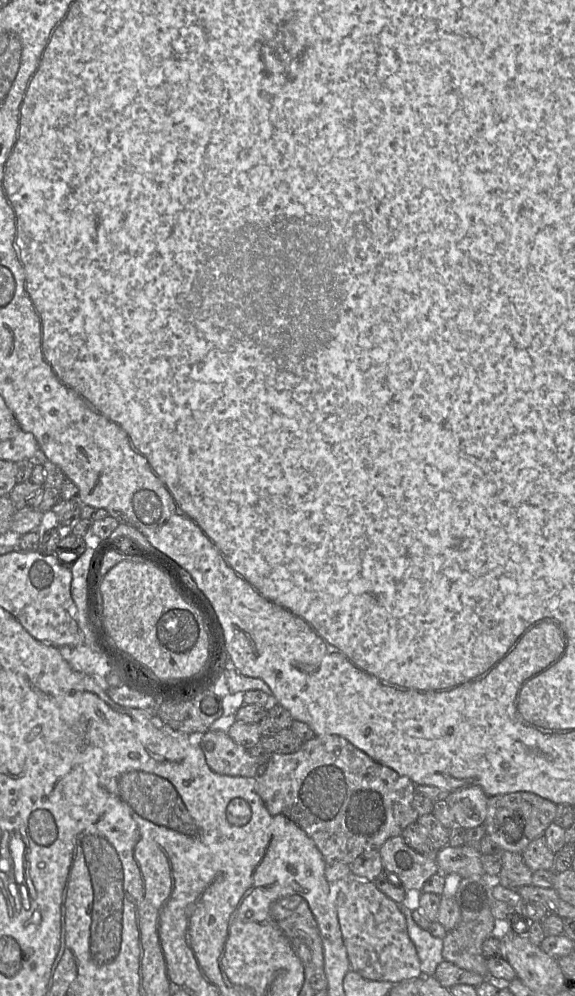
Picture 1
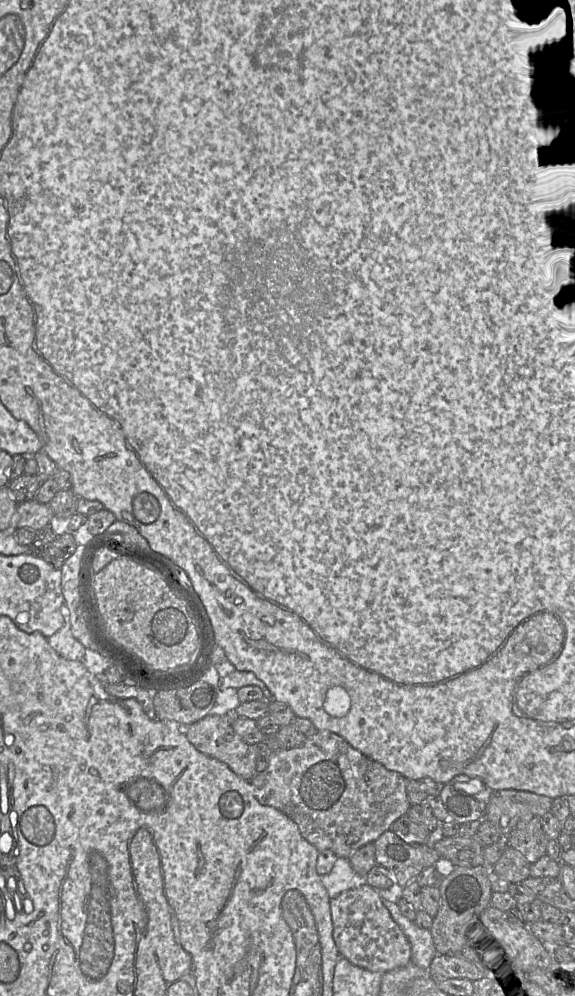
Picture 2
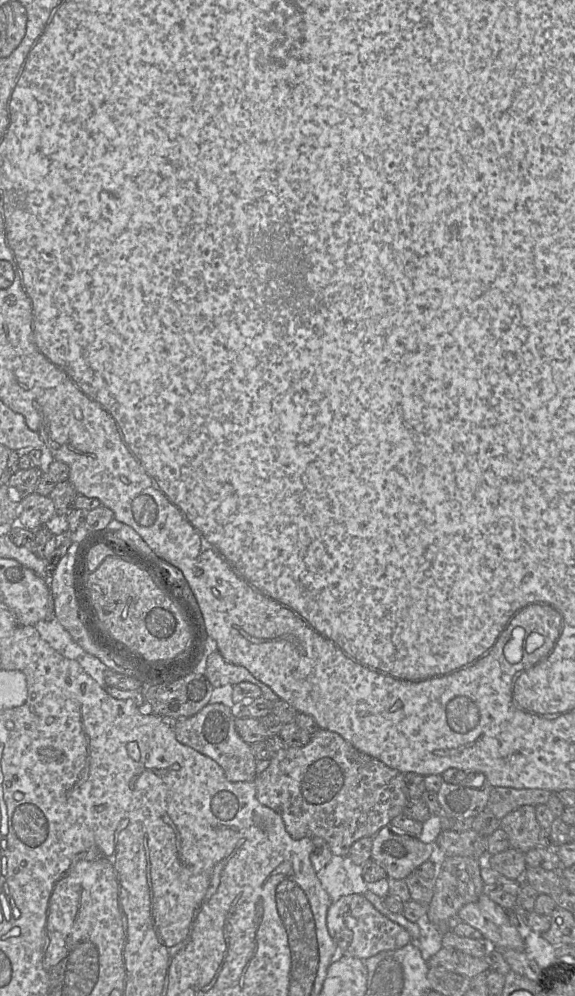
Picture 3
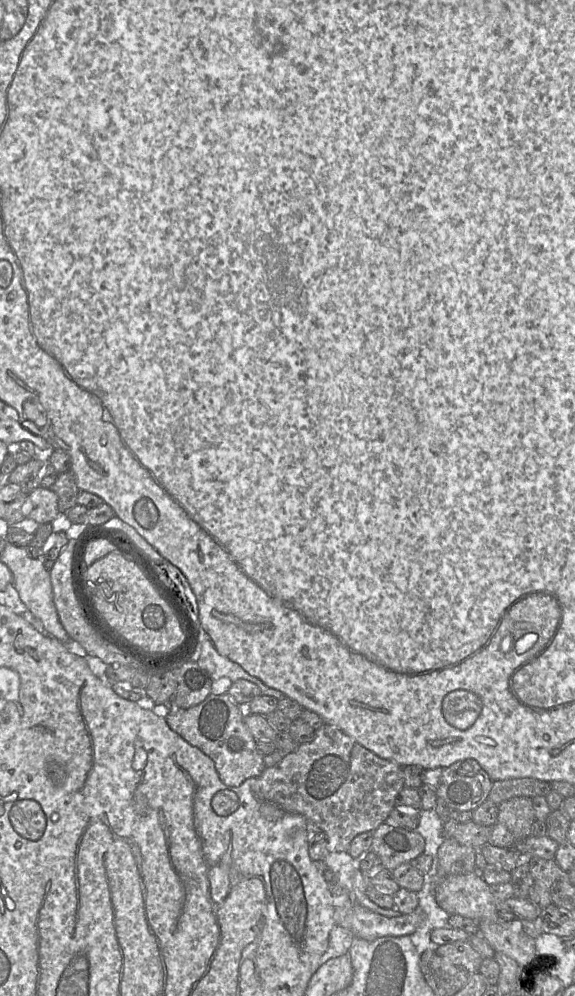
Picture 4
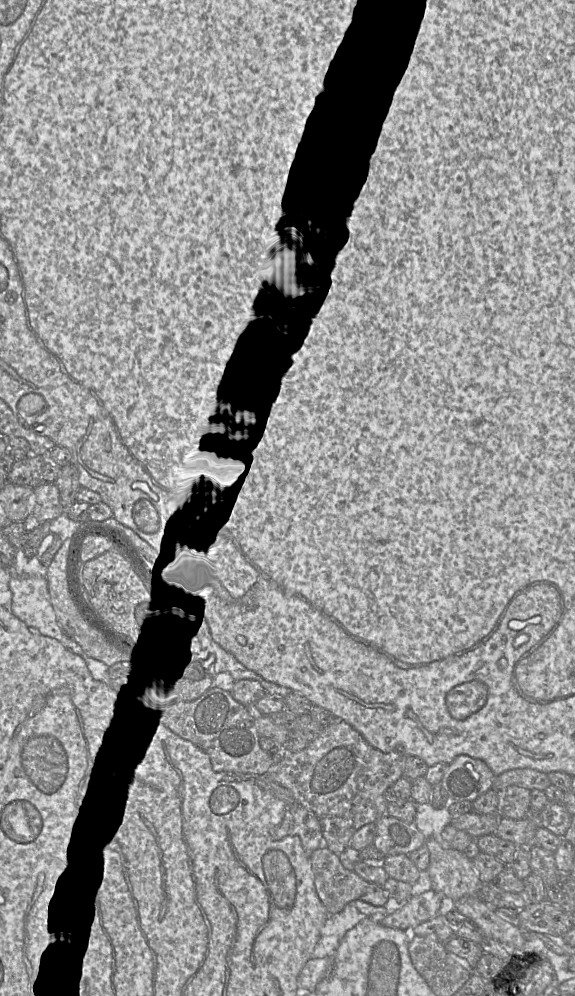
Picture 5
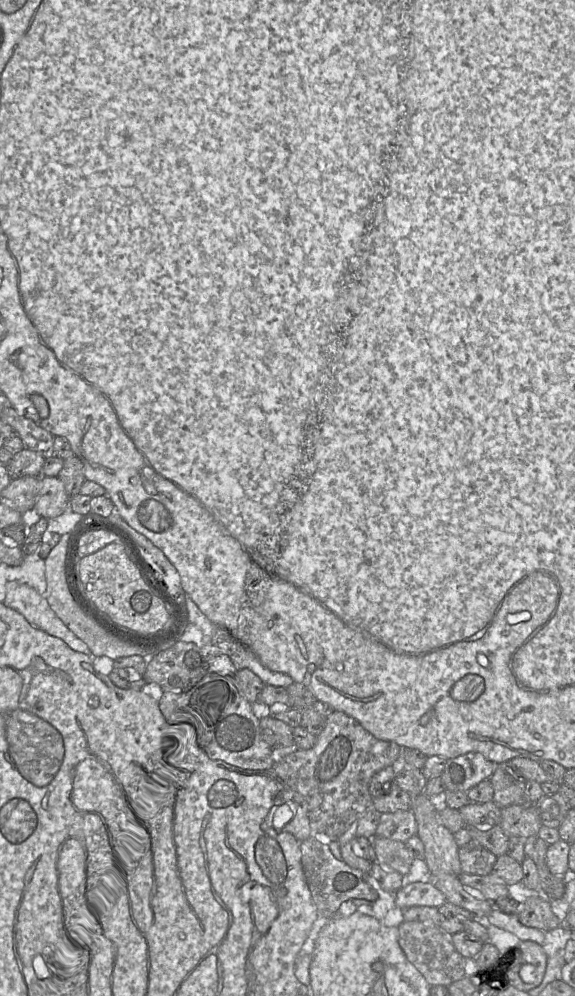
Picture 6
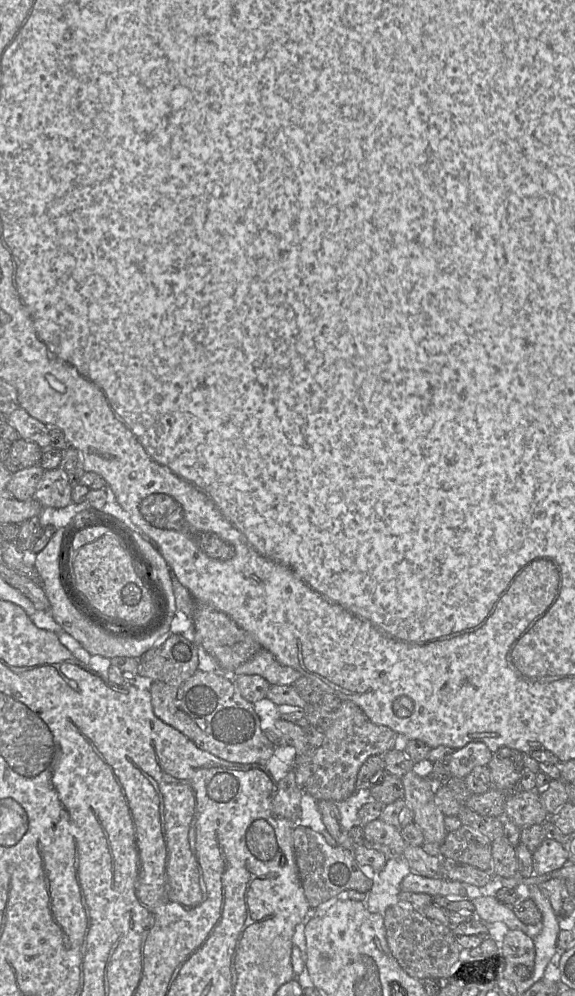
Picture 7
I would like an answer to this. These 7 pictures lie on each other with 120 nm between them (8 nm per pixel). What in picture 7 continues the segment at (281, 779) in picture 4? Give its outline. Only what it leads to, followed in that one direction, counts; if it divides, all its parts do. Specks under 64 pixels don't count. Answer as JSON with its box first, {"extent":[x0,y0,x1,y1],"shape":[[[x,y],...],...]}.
{"extent":[293,701,401,803],"shape":[[[341,701],[334,711],[334,720],[319,748],[311,748],[304,754],[297,754],[293,771],[296,783],[304,793],[317,801],[334,803],[346,800],[356,791],[356,780],[363,763],[375,755],[383,755],[401,743],[401,737],[387,726],[377,725],[351,701]]]}

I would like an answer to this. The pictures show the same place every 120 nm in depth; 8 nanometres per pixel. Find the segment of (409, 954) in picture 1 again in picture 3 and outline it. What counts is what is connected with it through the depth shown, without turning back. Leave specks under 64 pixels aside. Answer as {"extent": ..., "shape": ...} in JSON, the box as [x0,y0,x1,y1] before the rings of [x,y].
{"extent":[327,894,411,960],"shape":[[[362,894],[346,895],[332,902],[327,913],[327,927],[330,936],[344,951],[344,955],[357,957],[361,960],[366,960],[383,951],[402,948],[411,942],[411,936],[404,927],[381,914]]]}

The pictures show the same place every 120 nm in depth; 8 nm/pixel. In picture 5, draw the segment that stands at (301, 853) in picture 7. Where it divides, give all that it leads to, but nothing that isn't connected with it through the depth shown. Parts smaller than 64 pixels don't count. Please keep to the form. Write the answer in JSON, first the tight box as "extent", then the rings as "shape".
{"extent":[309,846,389,914],"shape":[[[322,846],[309,854],[314,873],[314,884],[317,895],[329,914],[337,914],[350,902],[361,900],[374,906],[384,906],[389,898],[385,890],[377,884],[362,879],[353,870],[343,867],[338,855]]]}

